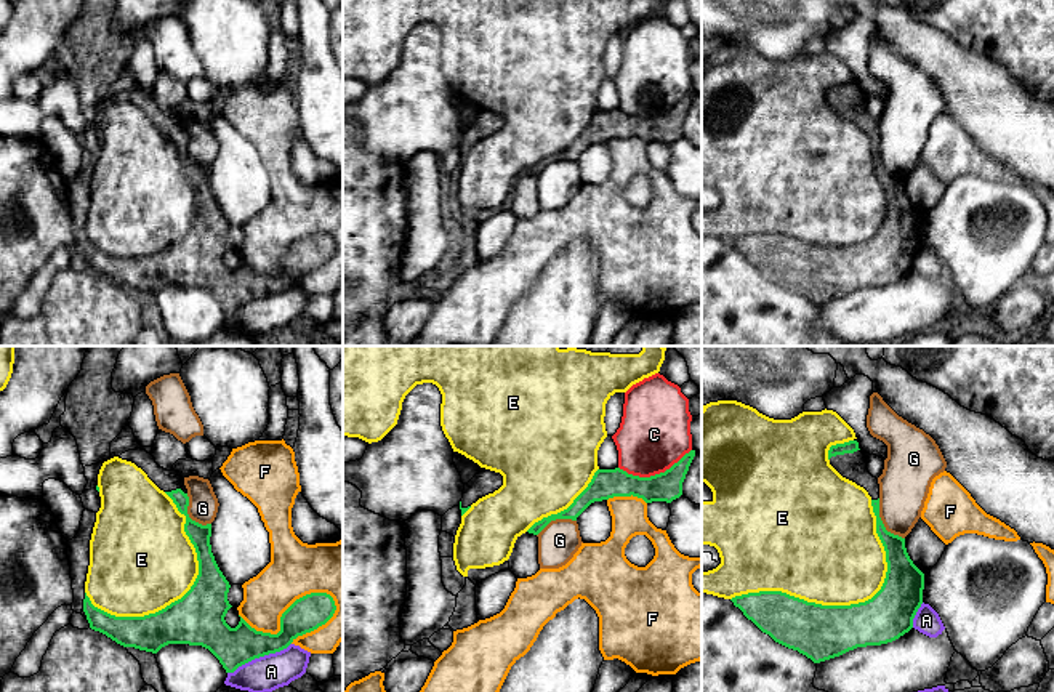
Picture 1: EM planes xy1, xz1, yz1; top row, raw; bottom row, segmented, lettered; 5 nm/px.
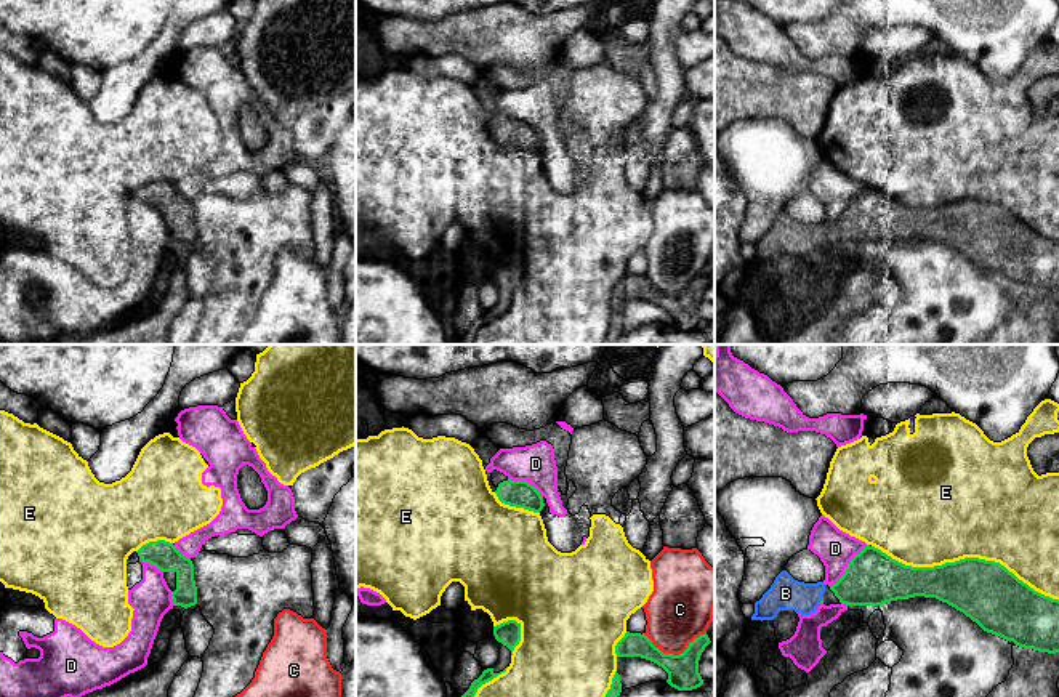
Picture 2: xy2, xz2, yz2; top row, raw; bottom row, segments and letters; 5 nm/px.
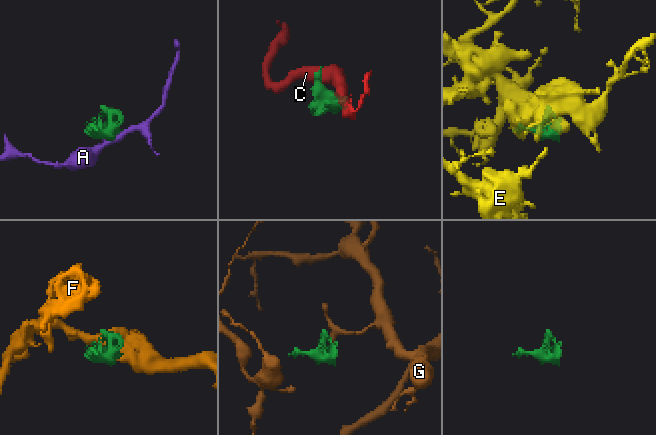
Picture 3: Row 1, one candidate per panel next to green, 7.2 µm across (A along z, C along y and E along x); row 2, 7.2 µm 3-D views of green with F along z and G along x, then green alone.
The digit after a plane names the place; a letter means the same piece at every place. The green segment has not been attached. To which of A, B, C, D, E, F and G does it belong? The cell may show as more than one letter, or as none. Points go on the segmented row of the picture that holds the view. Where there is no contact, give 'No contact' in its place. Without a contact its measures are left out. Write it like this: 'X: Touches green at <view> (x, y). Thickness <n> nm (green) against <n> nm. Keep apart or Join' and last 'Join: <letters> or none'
A: Touches green at xy1 (258, 657). Thickness 190 nm (green) against 180 nm. Keep apart
B: Touches green at yz2 (821, 601). Thickness 20 nm (green) against 170 nm. Join
C: Touches green at xz1 (655, 474). Thickness 150 nm (green) against 360 nm. Keep apart
D: Touches green at yz2 (848, 566). Thickness 280 nm (green) against 190 nm. Keep apart
E: Touches green at yz1 (851, 604). Thickness 280 nm (green) against 480 nm. Keep apart
F: Touches green at xy1 (282, 614). Thickness 180 nm (green) against 280 nm. Keep apart
G: Touches green at yz1 (881, 523). Thickness 140 nm (green) against 260 nm. Keep apart
Join: B

